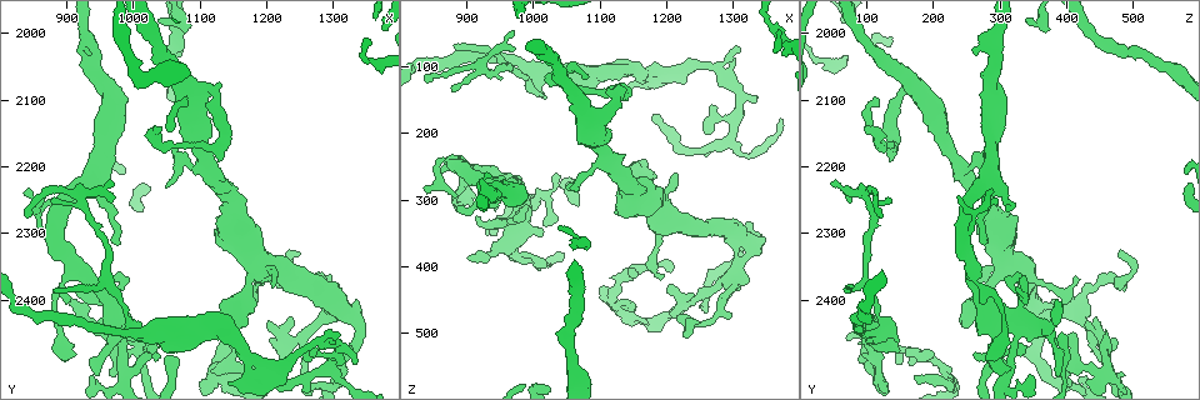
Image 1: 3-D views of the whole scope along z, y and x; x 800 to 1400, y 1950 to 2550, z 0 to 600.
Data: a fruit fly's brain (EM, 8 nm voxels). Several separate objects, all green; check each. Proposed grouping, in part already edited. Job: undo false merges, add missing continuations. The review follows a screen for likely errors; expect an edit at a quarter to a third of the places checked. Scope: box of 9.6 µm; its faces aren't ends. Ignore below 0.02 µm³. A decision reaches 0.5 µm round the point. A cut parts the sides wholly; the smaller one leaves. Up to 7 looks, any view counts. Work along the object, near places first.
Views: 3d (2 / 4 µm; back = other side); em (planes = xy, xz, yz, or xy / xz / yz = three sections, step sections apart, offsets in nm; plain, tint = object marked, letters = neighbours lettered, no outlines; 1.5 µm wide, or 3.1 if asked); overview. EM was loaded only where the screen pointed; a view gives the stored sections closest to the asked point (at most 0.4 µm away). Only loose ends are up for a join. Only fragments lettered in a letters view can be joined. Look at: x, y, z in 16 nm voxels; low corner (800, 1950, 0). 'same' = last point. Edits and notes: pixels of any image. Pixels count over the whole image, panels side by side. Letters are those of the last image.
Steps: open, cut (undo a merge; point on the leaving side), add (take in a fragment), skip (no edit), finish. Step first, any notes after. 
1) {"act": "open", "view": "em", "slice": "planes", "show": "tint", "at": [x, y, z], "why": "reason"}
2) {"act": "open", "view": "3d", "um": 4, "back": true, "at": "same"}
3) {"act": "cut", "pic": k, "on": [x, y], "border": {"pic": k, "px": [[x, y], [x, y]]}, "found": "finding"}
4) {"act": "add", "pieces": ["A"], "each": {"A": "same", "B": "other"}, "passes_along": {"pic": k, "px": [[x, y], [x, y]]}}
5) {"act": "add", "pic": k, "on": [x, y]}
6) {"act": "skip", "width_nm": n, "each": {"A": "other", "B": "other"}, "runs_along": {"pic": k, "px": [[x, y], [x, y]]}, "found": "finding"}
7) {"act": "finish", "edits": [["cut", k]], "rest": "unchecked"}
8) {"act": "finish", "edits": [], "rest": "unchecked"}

{"act": "open", "view": "em", "slice": "planes", "show": "letters", "at": [925, 2255, 105], "why": "sharp bend"}

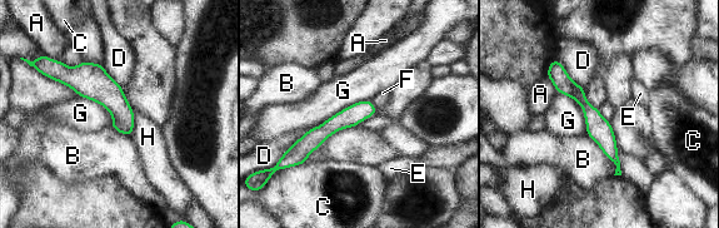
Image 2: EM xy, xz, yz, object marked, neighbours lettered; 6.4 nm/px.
{"act": "skip", "each": {"A": "other", "B": "other", "C": "other", "D": "other", "E": "other", "F": "other", "G": "other", "H": "other"}, "border": {"pic": 2, "px": [[370, 99], [354, 102], [323, 123]]}, "found": "one neuron here"}

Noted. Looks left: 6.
{"act": "open", "view": "3d", "um": 2, "at": [1070, 2190, 265]}

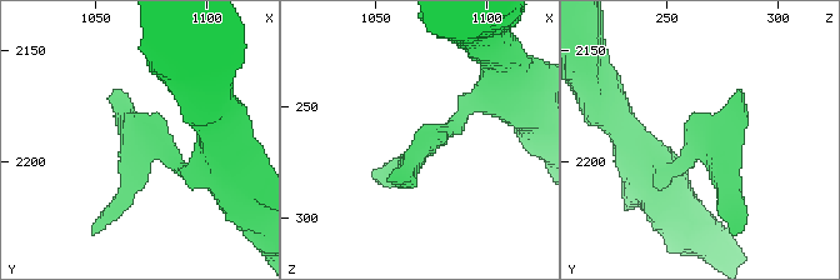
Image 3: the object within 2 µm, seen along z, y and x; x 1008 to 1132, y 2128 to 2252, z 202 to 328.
{"act": "open", "view": "em", "slice": "planes", "show": "letters", "at": [1072, 2191, 269]}

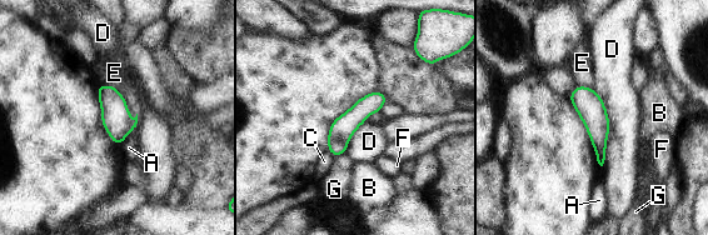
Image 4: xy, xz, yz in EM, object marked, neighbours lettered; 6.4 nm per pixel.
{"act": "skip", "each": {"A": "other", "B": "other", "C": "other", "D": "other", "E": "other", "F": "other", "G": "other"}, "found": "all the same neuron"}

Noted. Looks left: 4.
{"act": "open", "view": "3d", "um": 4, "at": [1080, 2105, 120], "why": "tapers out"}

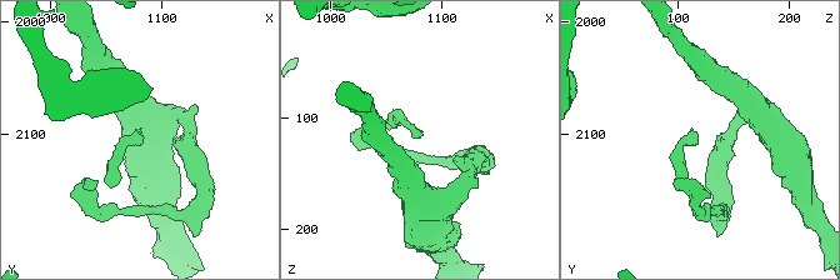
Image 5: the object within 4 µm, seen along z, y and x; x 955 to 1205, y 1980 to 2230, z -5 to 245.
{"act": "open", "view": "em", "slice": "planes", "show": "letters", "at": [1082, 2104, 114]}

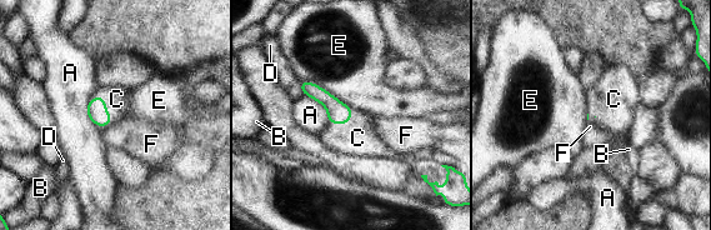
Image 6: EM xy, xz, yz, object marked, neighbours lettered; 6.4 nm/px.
{"act": "add", "pieces": ["C"], "each": {"A": "other", "B": "other", "C": "same", "D": "other", "E": "other", "F": "other"}, "passes_along": {"pic": 6, "px": [[96, 110], [106, 110], [116, 99]]}, "found": "it goes on there"}

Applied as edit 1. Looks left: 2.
{"act": "finish", "edits": [["add", 6]], "rest": "unchecked"}

